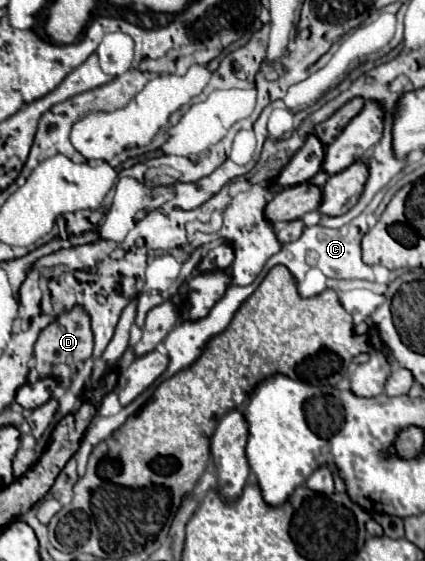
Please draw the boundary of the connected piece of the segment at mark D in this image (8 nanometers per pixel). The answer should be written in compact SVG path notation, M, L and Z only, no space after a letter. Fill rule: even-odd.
M65 311L57 315L53 323L49 323L35 341L35 369L39 371L39 377L53 377L57 381L65 381L73 375L77 363L85 361L93 353L93 331L91 331L91 319L85 311Z

